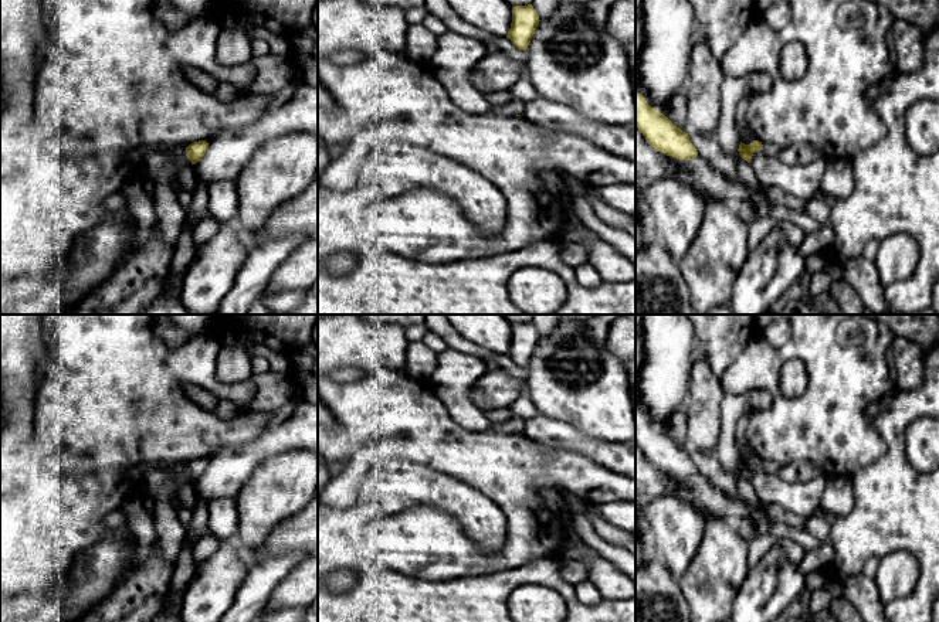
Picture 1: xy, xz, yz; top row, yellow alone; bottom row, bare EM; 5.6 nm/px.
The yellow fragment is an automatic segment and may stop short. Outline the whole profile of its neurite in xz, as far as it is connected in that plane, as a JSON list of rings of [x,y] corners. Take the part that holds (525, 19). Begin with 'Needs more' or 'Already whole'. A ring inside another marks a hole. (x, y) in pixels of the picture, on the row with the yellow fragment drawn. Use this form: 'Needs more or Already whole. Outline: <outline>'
Already whole. Outline: [[[532,4],[512,7],[512,23],[506,37],[516,48],[526,51],[539,21]]]

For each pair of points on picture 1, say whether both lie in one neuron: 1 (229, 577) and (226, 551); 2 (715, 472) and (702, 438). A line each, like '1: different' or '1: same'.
1: same
2: different

